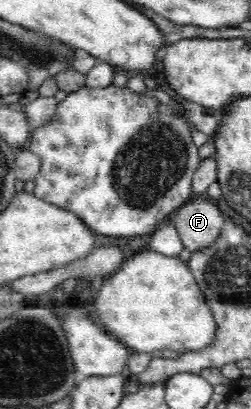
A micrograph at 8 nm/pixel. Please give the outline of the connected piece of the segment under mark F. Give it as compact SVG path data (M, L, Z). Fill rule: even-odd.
M193 199L176 210L173 223L184 248L193 253L220 237L225 218L212 202Z

